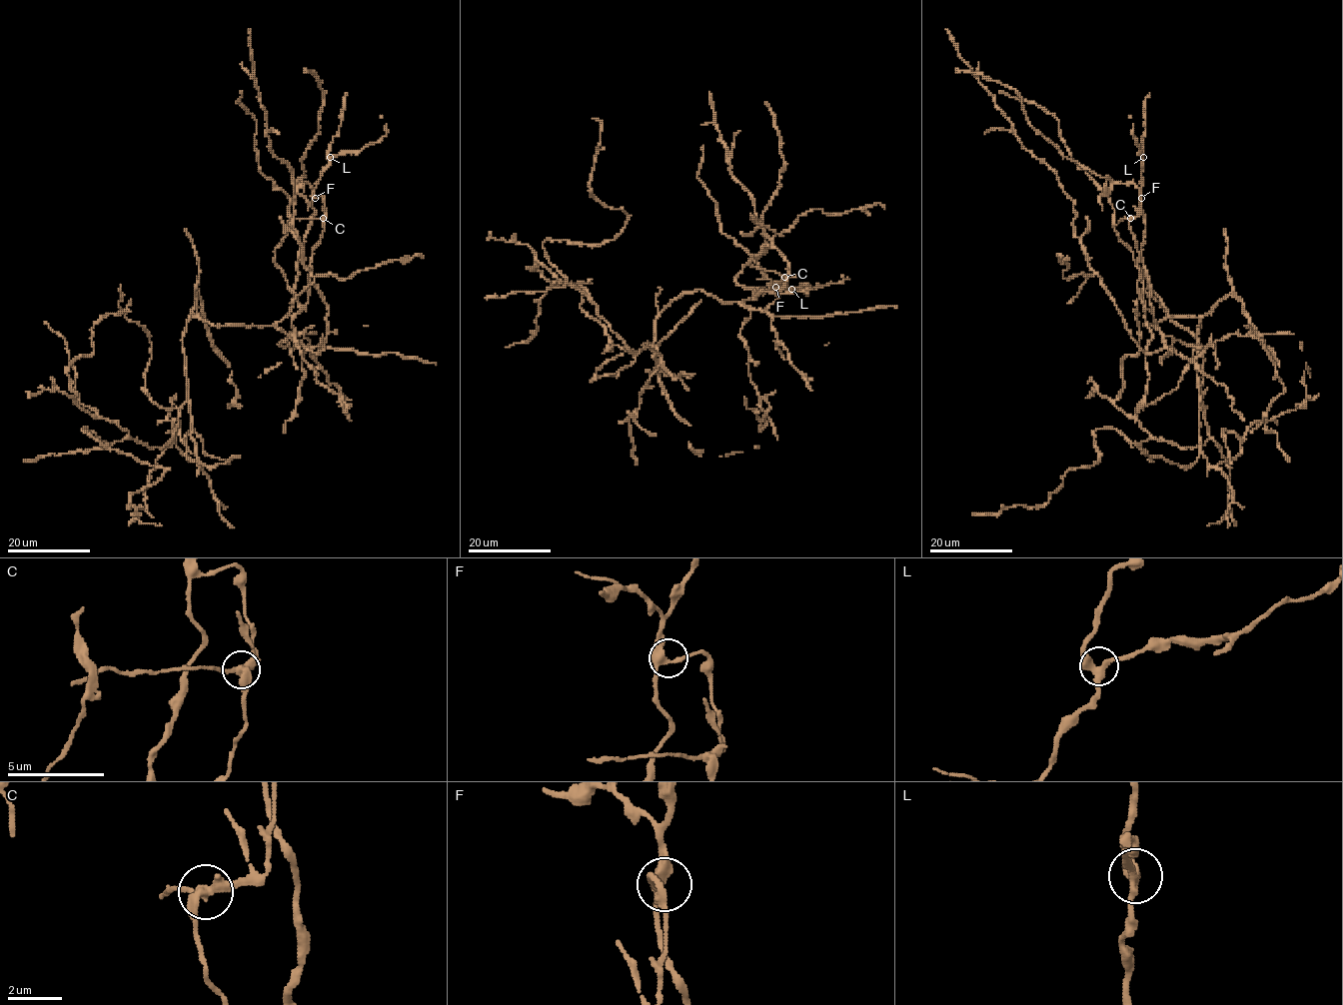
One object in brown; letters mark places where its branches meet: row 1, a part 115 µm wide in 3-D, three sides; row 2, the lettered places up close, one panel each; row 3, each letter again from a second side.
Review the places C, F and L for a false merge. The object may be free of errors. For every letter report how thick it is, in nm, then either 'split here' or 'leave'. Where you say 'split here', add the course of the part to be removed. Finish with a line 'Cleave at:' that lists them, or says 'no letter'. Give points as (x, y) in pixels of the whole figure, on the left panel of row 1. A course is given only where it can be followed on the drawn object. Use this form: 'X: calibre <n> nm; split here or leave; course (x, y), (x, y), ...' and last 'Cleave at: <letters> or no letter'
C: calibre 320 nm; split here; course (323, 218), (300, 307), (275, 263), (290, 198), (259, 170), (256, 119), (236, 103), (242, 90)
F: calibre 320 nm; leave
L: calibre 320 nm; leave
Cleave at: C

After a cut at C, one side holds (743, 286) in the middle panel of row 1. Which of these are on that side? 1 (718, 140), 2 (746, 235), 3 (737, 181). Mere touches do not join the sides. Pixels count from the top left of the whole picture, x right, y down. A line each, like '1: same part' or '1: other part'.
1: other part
2: other part
3: other part

